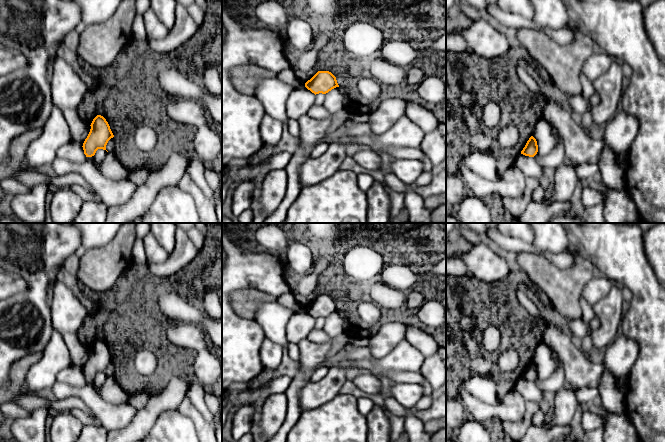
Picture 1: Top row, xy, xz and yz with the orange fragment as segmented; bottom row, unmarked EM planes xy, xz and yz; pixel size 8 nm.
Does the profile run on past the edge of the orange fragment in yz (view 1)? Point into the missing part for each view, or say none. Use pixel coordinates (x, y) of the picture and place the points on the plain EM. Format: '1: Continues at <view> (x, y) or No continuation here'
1: No continuation here

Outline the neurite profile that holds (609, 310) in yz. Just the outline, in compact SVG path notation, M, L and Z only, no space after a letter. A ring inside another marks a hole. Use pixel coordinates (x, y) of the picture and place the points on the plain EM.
M614 284L606 297L592 305L595 316L601 322L600 327L592 333L594 347L604 350L618 336L618 327L624 316L623 302L621 289Z

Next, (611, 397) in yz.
M604 370L596 387L598 402L610 413L625 414L626 394L618 387L616 377L608 370Z

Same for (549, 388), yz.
M558 361L557 368L548 380L542 380L539 376L534 380L537 387L541 390L543 397L548 404L548 411L544 415L545 421L549 422L554 413L554 401L557 391L563 387L565 383L565 375L563 365Z

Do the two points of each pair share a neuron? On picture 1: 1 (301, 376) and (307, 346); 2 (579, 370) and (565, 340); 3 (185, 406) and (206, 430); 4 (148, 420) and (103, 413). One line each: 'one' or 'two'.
1: one
2: one
3: one
4: two

